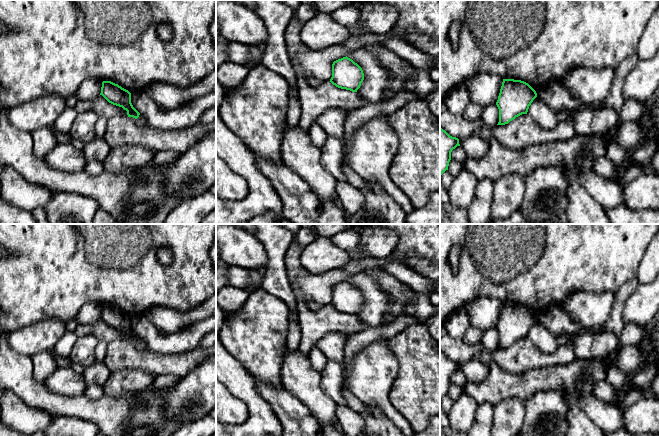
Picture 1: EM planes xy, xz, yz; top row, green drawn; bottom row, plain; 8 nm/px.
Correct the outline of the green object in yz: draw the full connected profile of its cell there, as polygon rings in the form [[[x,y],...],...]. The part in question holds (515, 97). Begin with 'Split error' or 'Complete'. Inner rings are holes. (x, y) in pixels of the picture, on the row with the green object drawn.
Complete. [[[503,79],[496,105],[499,109],[499,122],[505,125],[516,117],[527,114],[529,106],[537,97],[536,91],[526,82]]]

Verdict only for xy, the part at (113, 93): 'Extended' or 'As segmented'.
As segmented

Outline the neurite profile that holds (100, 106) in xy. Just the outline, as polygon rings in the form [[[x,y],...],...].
[[[102,95],[90,101],[78,101],[74,108],[77,113],[94,112],[98,117],[104,117],[107,120],[115,116],[128,117],[126,110],[109,103]]]

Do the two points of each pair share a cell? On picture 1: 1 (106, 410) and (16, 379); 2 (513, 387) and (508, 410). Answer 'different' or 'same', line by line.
1: same
2: different

